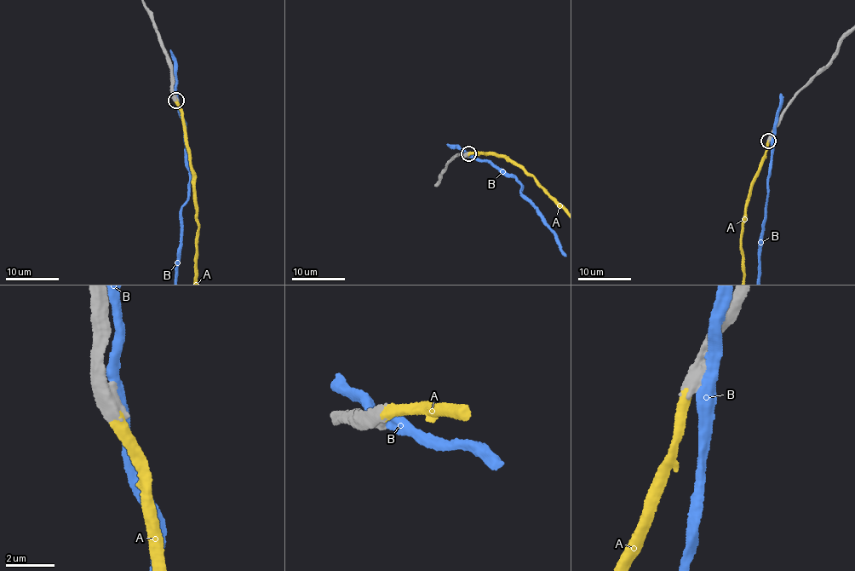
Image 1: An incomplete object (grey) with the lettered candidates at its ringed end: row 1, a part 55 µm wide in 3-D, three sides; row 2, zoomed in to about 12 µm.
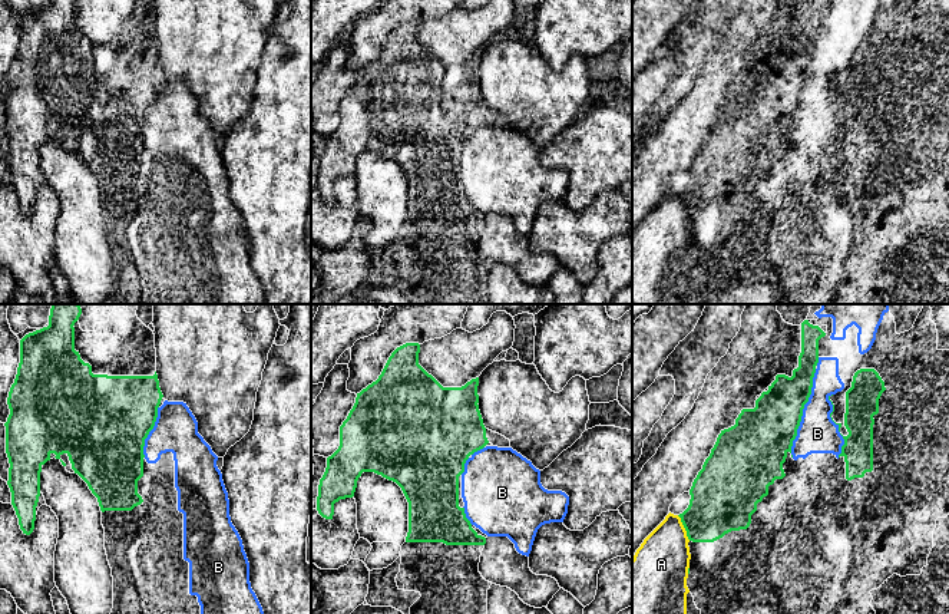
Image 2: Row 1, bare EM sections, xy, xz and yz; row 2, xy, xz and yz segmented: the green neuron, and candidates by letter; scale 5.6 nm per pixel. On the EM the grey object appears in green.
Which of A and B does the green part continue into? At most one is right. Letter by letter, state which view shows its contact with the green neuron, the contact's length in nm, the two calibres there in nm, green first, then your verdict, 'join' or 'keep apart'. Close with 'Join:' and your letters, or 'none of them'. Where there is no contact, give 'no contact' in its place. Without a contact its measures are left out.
A: yz | 160 nm | 340/300 nm | join
B: yz | 500 nm | 320/220 nm | keep apart
Join: A

